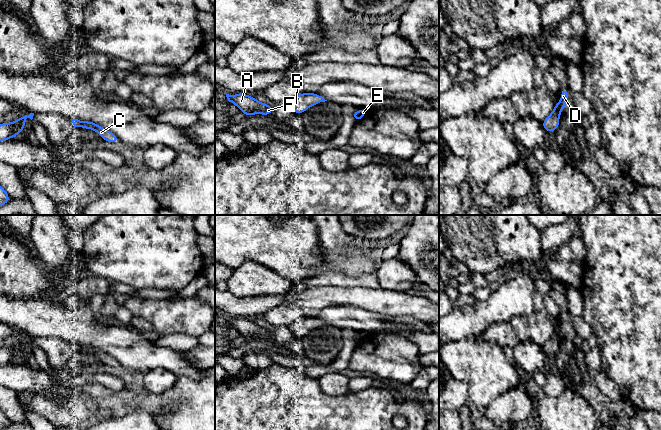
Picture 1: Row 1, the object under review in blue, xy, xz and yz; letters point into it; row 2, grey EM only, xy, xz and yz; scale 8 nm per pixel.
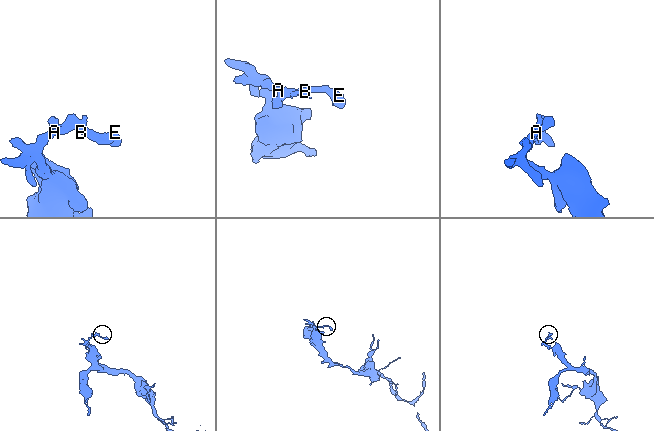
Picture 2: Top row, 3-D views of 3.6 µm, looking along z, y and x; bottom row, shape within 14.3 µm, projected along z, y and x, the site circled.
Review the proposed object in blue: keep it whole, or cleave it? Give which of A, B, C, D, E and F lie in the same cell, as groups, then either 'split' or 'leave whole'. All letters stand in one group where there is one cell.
groups A B C D E F; leave whole

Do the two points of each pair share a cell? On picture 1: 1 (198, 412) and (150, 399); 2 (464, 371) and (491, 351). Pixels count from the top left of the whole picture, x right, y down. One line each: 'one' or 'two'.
1: one
2: one

